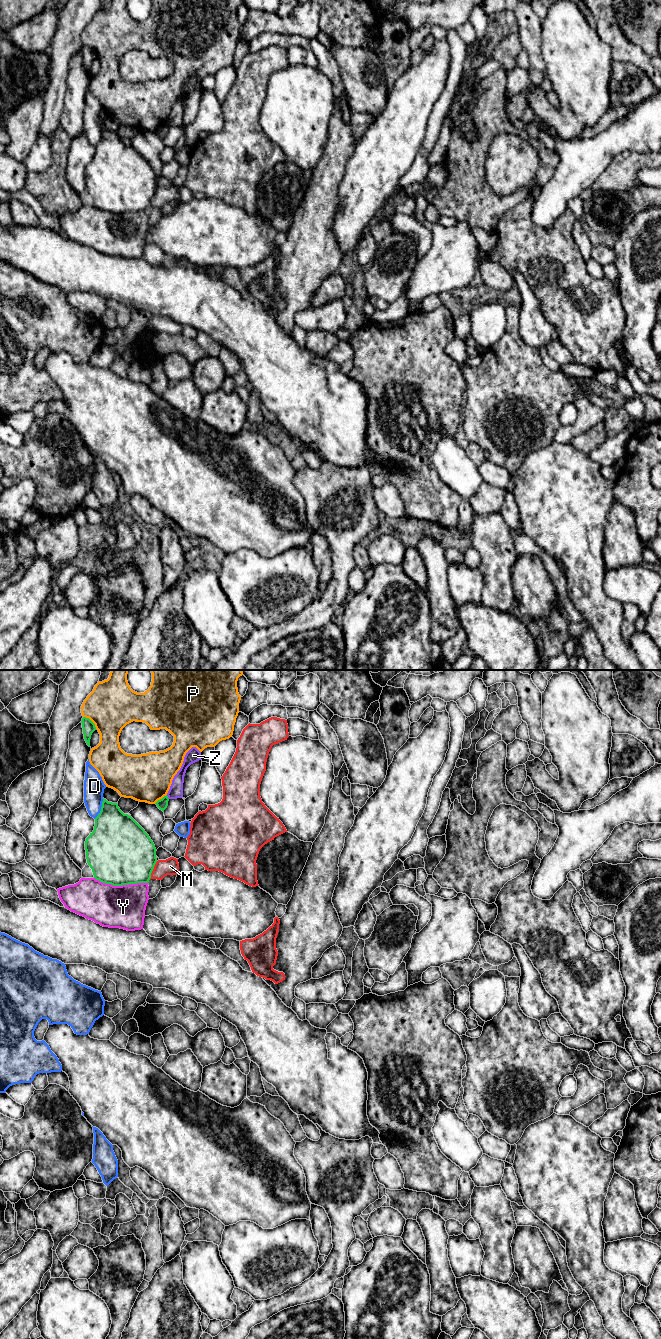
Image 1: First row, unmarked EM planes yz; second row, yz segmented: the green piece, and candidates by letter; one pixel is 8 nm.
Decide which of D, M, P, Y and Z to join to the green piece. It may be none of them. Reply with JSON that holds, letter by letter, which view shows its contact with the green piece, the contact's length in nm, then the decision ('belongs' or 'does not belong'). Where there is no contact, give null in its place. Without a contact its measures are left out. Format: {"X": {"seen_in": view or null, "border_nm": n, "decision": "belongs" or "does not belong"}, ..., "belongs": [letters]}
{"D": {"seen_in": "yz", "border_nm": 180, "decision": "does not belong"}, "M": {"seen_in": "yz", "border_nm": 160, "decision": "does not belong"}, "P": {"seen_in": "yz", "border_nm": 150, "decision": "does not belong"}, "Y": {"seen_in": "yz", "border_nm": 440, "decision": "does not belong"}, "Z": {"seen_in": "yz", "border_nm": 40, "decision": "does not belong"}, "belongs": []}

